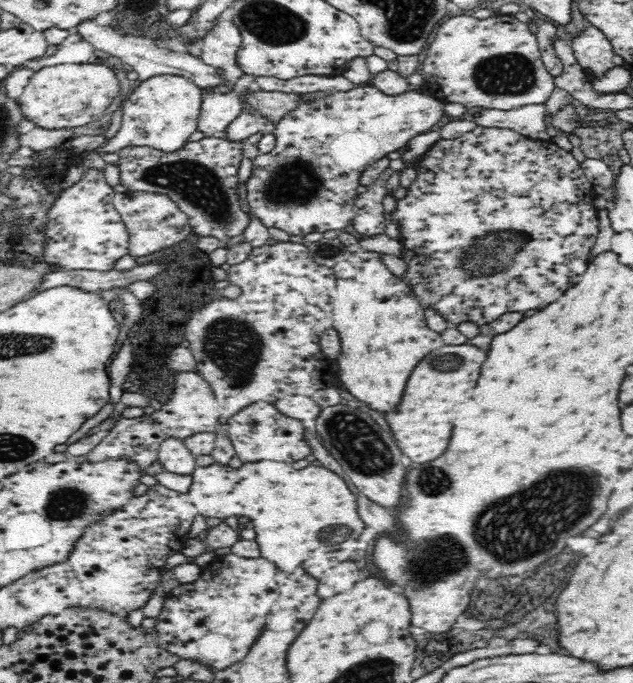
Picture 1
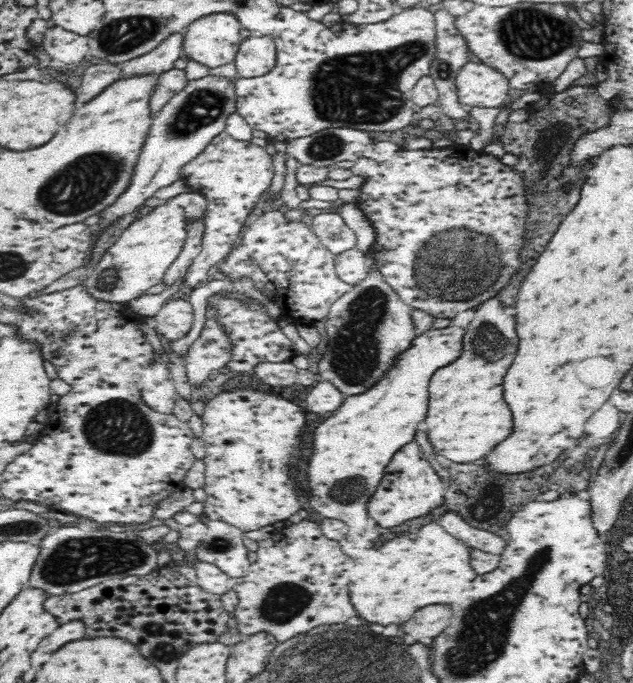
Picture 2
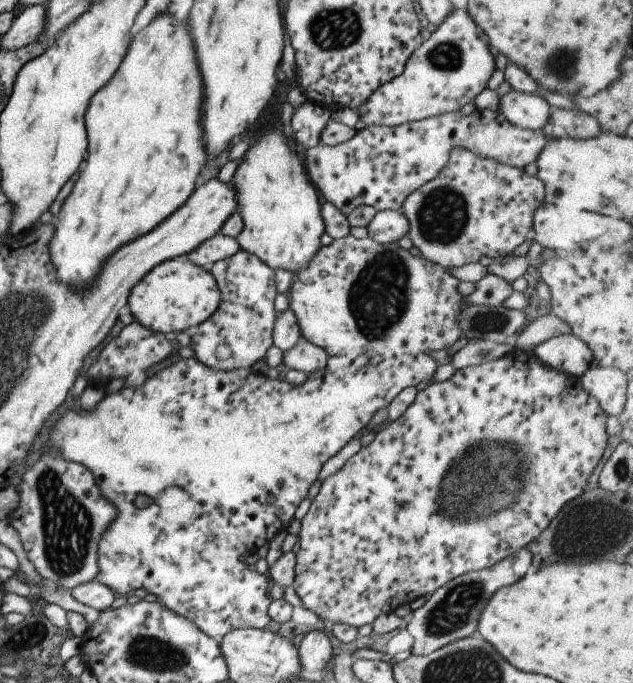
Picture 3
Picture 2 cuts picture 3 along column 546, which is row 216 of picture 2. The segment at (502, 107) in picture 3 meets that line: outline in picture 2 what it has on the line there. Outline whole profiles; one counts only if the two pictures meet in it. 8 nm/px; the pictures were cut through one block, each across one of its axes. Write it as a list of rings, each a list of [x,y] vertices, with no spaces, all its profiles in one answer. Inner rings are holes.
[[[208,74],[198,80],[190,80],[186,88],[154,117],[140,158],[136,161],[132,180],[116,202],[101,212],[102,222],[94,227],[94,233],[134,212],[147,198],[154,196],[156,190],[180,180],[181,168],[205,152],[216,136],[225,132],[228,116],[237,113],[237,100],[235,79]]]

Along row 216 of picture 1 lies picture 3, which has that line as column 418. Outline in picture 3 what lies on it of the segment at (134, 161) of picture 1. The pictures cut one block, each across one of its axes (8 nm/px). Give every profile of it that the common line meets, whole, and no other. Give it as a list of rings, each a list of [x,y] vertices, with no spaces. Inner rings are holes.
[[[455,146],[449,150],[447,162],[439,174],[409,192],[399,212],[408,221],[406,236],[409,236],[420,256],[450,270],[452,267],[477,263],[483,256],[496,261],[507,259],[525,240],[527,232],[532,230],[533,214],[542,204],[543,184],[536,176],[527,176],[521,168],[507,166],[491,158],[481,158]]]

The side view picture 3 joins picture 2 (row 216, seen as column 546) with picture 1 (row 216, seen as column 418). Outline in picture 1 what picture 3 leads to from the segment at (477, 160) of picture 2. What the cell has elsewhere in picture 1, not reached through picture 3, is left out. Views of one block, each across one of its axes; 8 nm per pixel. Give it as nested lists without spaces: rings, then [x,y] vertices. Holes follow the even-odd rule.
[[[478,125],[474,130],[458,136],[458,138],[441,138],[423,156],[418,158],[412,166],[417,172],[416,180],[406,188],[406,194],[396,199],[396,208],[390,213],[392,221],[398,225],[400,231],[400,258],[405,262],[406,268],[400,276],[400,281],[408,285],[408,290],[418,299],[418,303],[426,309],[434,309],[440,313],[448,327],[456,327],[465,322],[474,323],[479,327],[490,324],[506,312],[526,312],[534,308],[542,308],[558,300],[566,290],[571,289],[580,282],[586,266],[590,264],[590,248],[596,242],[598,234],[597,210],[592,205],[592,183],[586,178],[578,160],[571,152],[553,144],[550,140],[528,138],[519,132],[506,129]]]

